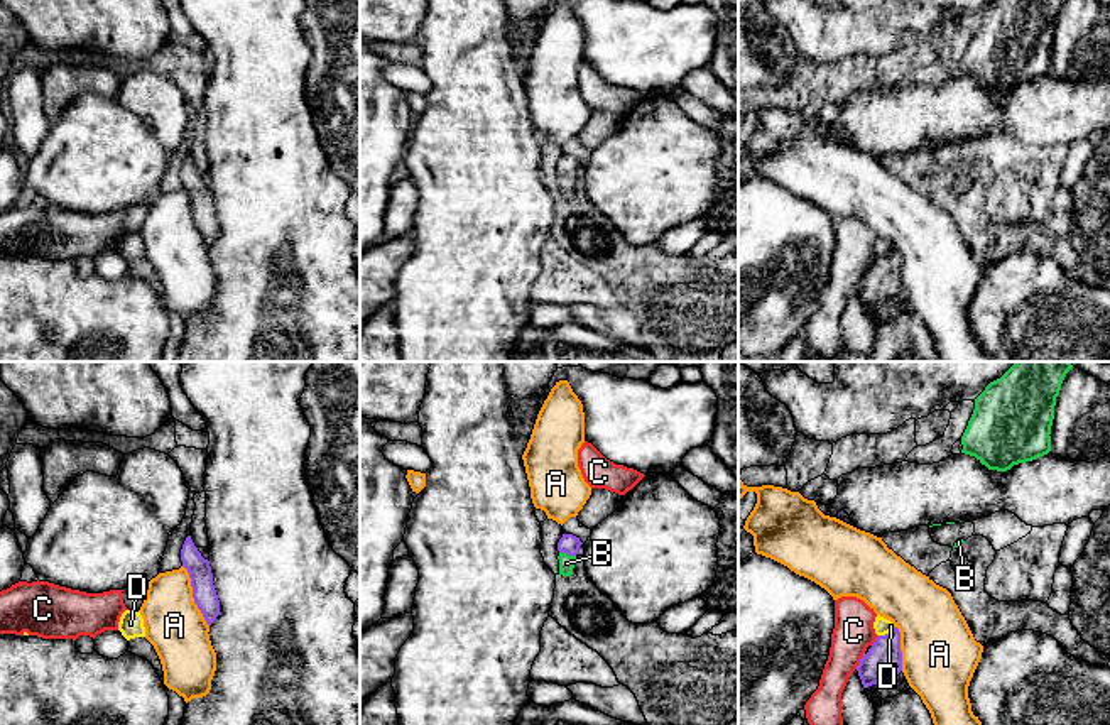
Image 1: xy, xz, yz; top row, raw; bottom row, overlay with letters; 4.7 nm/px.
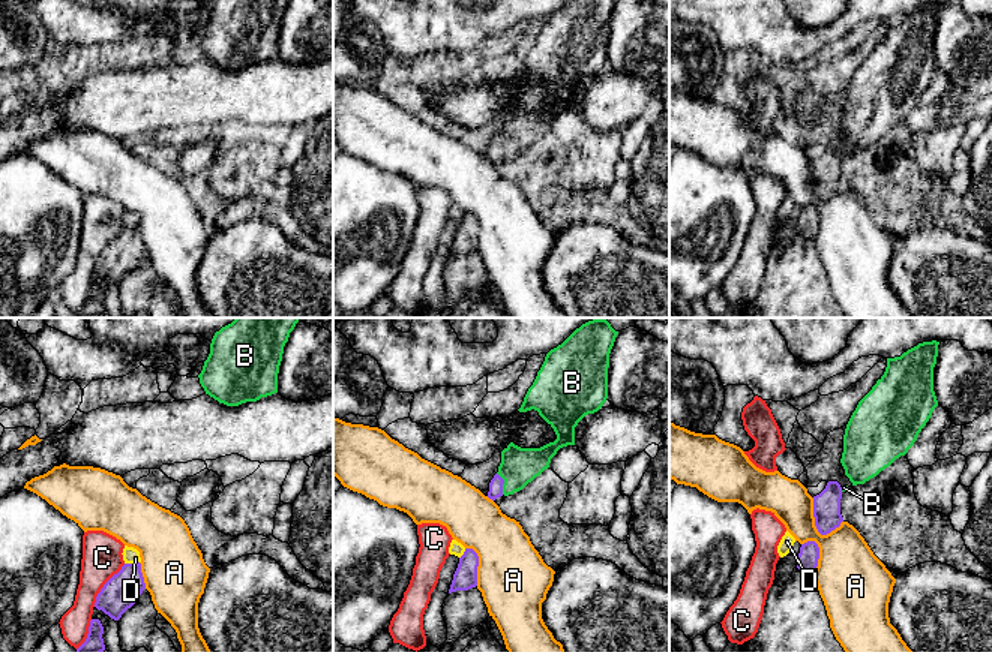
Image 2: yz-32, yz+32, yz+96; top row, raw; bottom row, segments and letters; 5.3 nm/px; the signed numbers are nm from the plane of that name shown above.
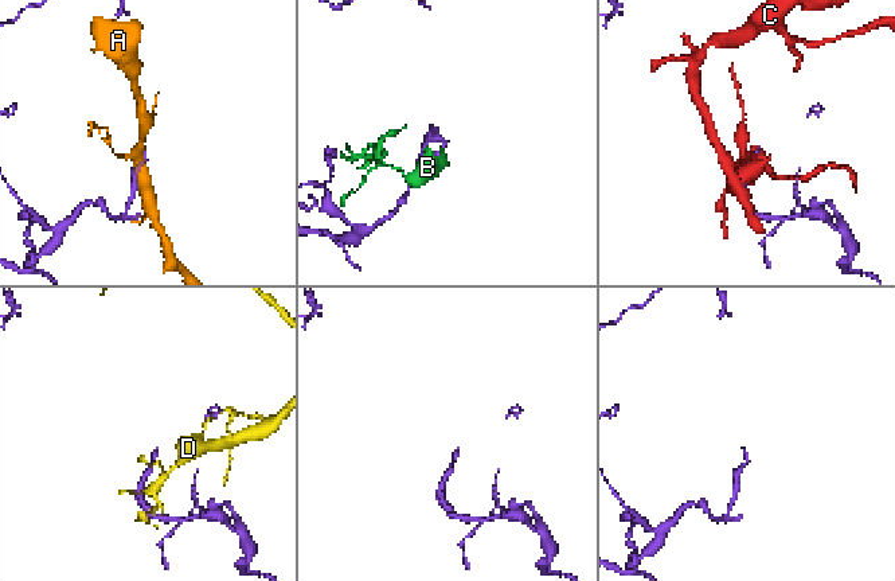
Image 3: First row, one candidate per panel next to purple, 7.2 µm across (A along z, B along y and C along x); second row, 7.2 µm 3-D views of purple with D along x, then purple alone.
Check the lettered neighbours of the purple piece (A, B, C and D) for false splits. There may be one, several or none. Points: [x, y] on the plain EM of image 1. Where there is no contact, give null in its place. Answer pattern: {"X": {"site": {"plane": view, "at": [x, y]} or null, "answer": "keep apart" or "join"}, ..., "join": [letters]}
{"A": {"site": {"plane": "xy", "at": [193, 217]}, "answer": "keep apart"}, "B": {"site": {"plane": "xz", "at": [568, 174]}, "answer": "join"}, "C": {"site": {"plane": "yz", "at": [860, 283]}, "answer": "keep apart"}, "D": {"site": {"plane": "yz", "at": [886, 256]}, "answer": "keep apart"}, "join": ["B"]}

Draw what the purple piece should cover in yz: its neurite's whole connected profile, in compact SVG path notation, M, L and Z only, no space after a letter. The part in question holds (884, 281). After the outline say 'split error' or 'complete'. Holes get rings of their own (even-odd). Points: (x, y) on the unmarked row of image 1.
M897 248L875 260L868 274L860 281L857 292L863 309L902 292L901 253Z; complete

